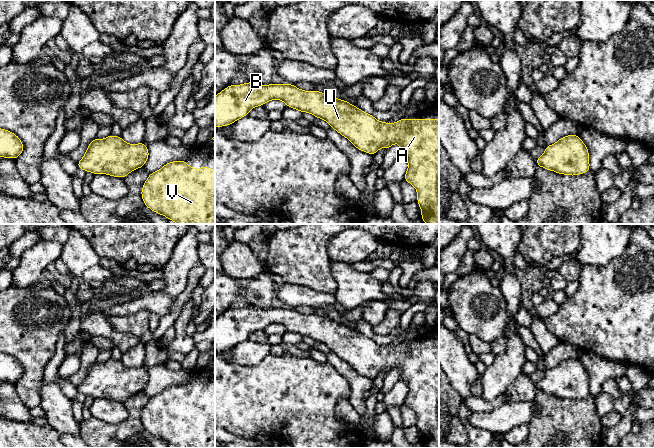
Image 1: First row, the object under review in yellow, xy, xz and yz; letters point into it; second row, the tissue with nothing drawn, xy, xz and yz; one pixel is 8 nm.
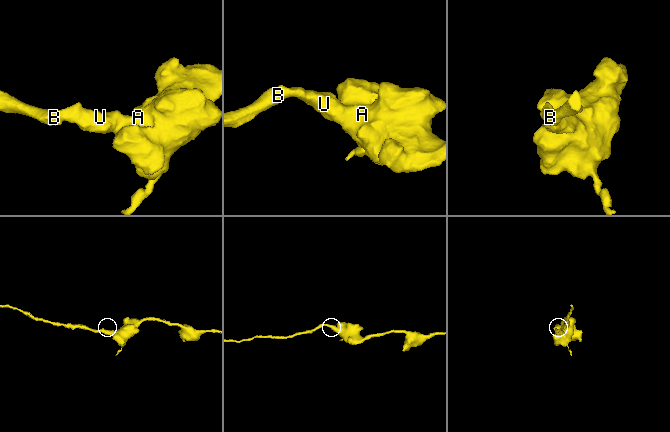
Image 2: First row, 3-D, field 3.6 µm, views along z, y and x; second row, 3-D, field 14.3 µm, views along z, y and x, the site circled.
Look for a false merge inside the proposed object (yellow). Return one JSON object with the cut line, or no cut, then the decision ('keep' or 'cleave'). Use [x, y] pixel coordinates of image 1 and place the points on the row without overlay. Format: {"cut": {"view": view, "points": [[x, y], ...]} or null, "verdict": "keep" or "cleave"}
{"cut": null, "verdict": "keep"}

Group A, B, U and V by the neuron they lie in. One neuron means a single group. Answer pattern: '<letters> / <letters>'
A B U V

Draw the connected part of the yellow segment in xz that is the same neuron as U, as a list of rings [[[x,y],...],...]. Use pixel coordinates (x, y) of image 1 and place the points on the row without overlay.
[[[247,306],[240,309],[228,309],[215,320],[215,352],[230,350],[257,330],[263,330],[270,324],[281,324],[287,331],[299,336],[310,337],[316,342],[325,344],[331,352],[347,362],[358,374],[374,380],[382,371],[386,375],[395,367],[400,368],[400,380],[407,383],[408,393],[404,405],[413,409],[417,415],[417,427],[421,433],[421,443],[426,448],[439,448],[439,343],[399,343],[395,347],[381,346],[373,339],[362,335],[346,324],[332,321],[328,317],[317,314],[304,315],[294,308],[268,308],[262,309],[256,306]]]

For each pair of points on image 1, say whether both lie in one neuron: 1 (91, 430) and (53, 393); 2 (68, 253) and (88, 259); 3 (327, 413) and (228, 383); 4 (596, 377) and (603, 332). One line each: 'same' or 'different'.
1: different
2: same
3: same
4: different

